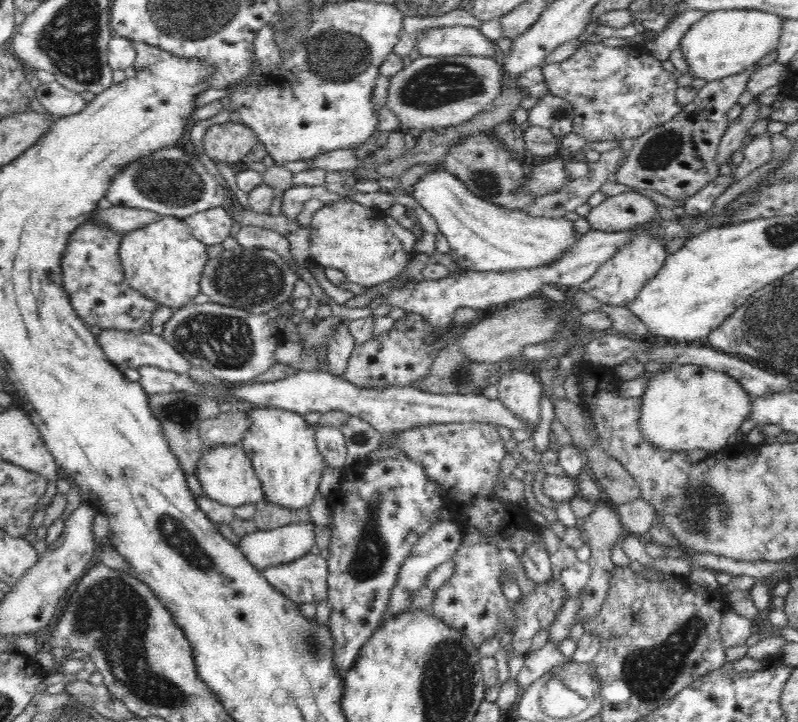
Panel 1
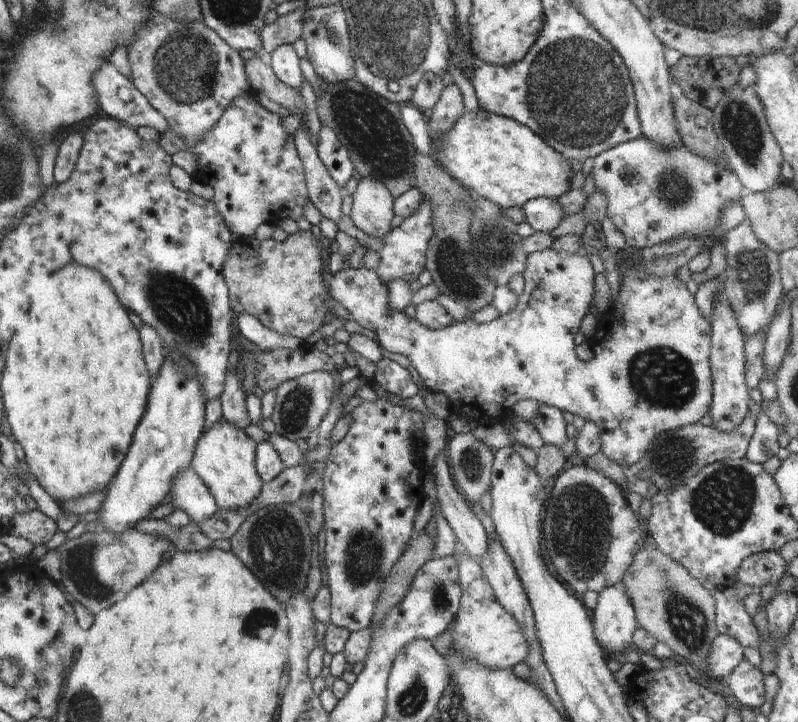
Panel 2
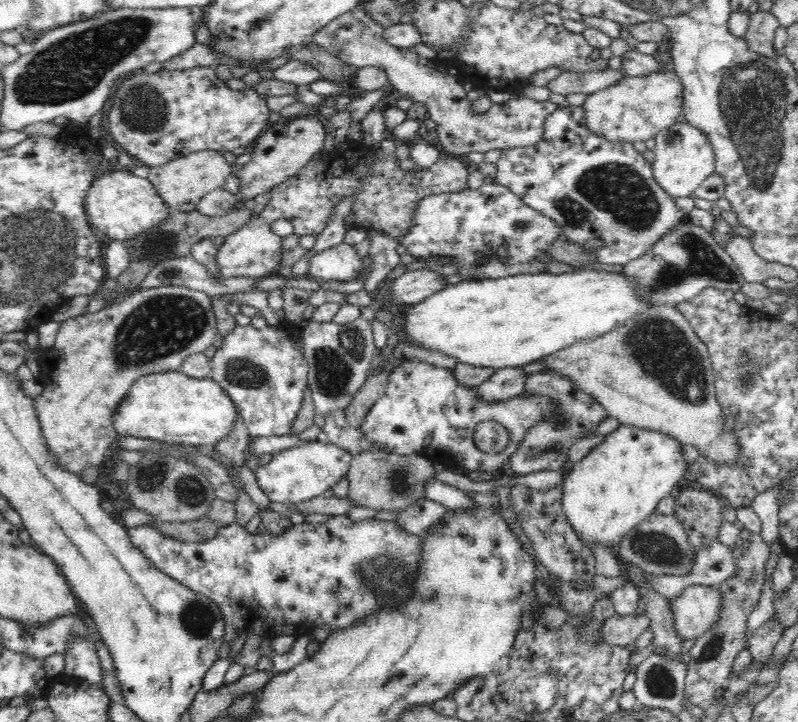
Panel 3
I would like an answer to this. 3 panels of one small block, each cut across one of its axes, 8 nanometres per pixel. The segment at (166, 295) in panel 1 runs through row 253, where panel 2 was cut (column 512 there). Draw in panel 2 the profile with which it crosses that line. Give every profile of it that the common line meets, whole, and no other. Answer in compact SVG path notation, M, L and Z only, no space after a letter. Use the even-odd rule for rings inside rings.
M484 110L466 112L444 134L434 140L433 158L477 198L482 196L504 209L524 206L537 198L560 198L571 187L571 164L550 148L530 128L505 116Z

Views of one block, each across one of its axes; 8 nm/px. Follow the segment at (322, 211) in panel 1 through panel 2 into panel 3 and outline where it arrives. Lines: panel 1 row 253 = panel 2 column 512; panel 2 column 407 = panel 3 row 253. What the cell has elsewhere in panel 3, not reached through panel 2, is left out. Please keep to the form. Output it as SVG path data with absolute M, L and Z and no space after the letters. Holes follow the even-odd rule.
M343 242L314 254L307 276L320 282L346 282L364 278L366 271L354 245Z

